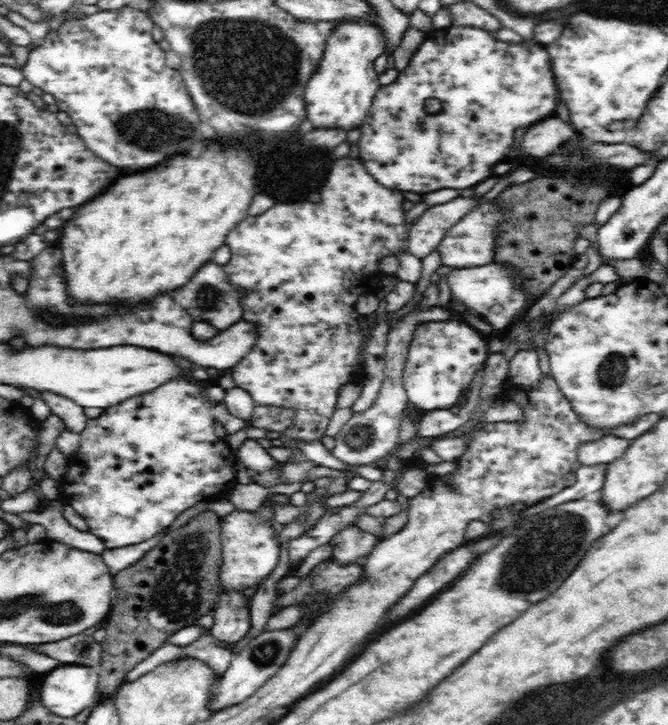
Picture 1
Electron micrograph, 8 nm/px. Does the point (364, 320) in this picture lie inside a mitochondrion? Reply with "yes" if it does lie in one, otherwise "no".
no

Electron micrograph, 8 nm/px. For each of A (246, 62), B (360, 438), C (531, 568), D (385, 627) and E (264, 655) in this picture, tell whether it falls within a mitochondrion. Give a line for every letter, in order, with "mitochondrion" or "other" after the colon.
A: mitochondrion
B: mitochondrion
C: mitochondrion
D: other
E: mitochondrion

